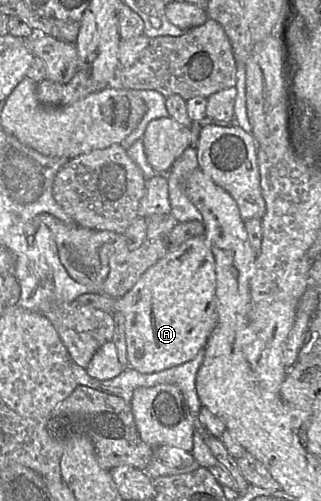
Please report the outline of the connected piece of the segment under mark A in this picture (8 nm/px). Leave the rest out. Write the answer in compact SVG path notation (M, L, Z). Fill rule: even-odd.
M199 235L186 240L149 268L125 295L118 299L102 293L83 294L77 303L90 306L115 316L123 317L126 352L130 368L140 373L154 373L189 362L199 352L203 352L206 342L218 321L215 297L216 271L215 257L206 236Z

